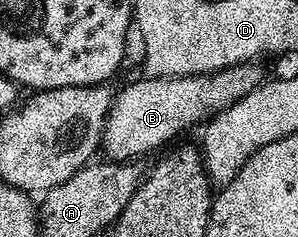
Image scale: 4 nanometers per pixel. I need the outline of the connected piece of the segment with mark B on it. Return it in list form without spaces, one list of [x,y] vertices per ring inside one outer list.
[[[249,62],[228,65],[227,68],[198,75],[132,81],[122,93],[119,91],[115,95],[114,102],[110,105],[110,113],[102,131],[101,151],[106,151],[111,161],[134,162],[139,159],[137,156],[165,149],[174,142],[169,140],[176,139],[185,128],[209,121],[259,88],[263,83],[262,72],[256,65],[258,64]]]

